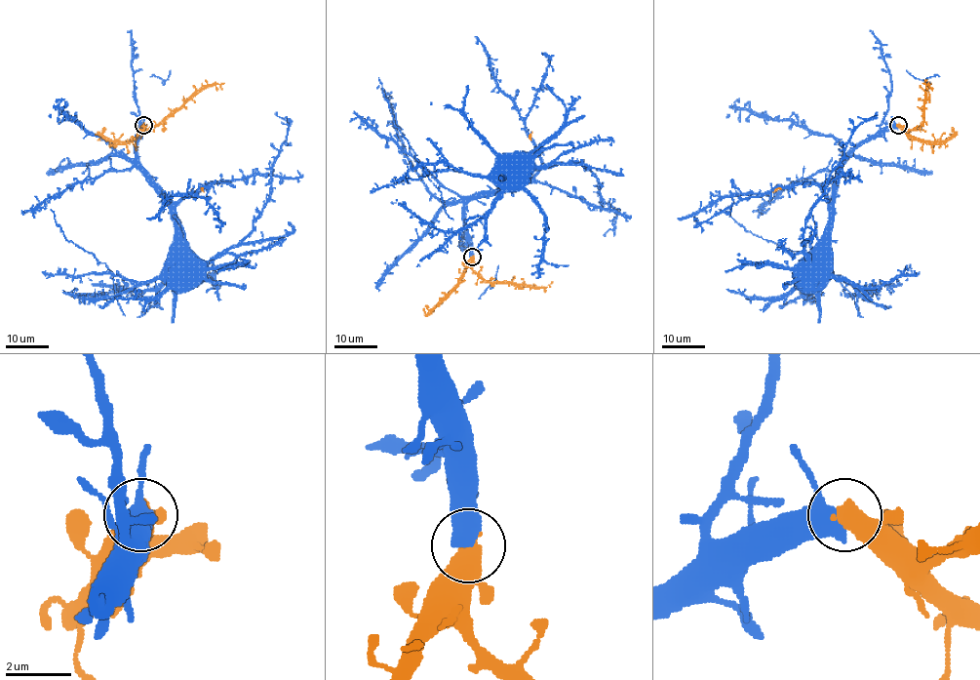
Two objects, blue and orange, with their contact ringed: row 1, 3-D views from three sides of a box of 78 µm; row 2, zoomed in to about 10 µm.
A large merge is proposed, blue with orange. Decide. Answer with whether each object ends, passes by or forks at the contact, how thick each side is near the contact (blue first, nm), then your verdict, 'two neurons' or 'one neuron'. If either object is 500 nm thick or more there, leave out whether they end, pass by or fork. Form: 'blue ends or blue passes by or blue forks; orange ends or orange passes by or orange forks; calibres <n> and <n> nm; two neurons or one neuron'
calibres 460 and 600 nm; one neuron

